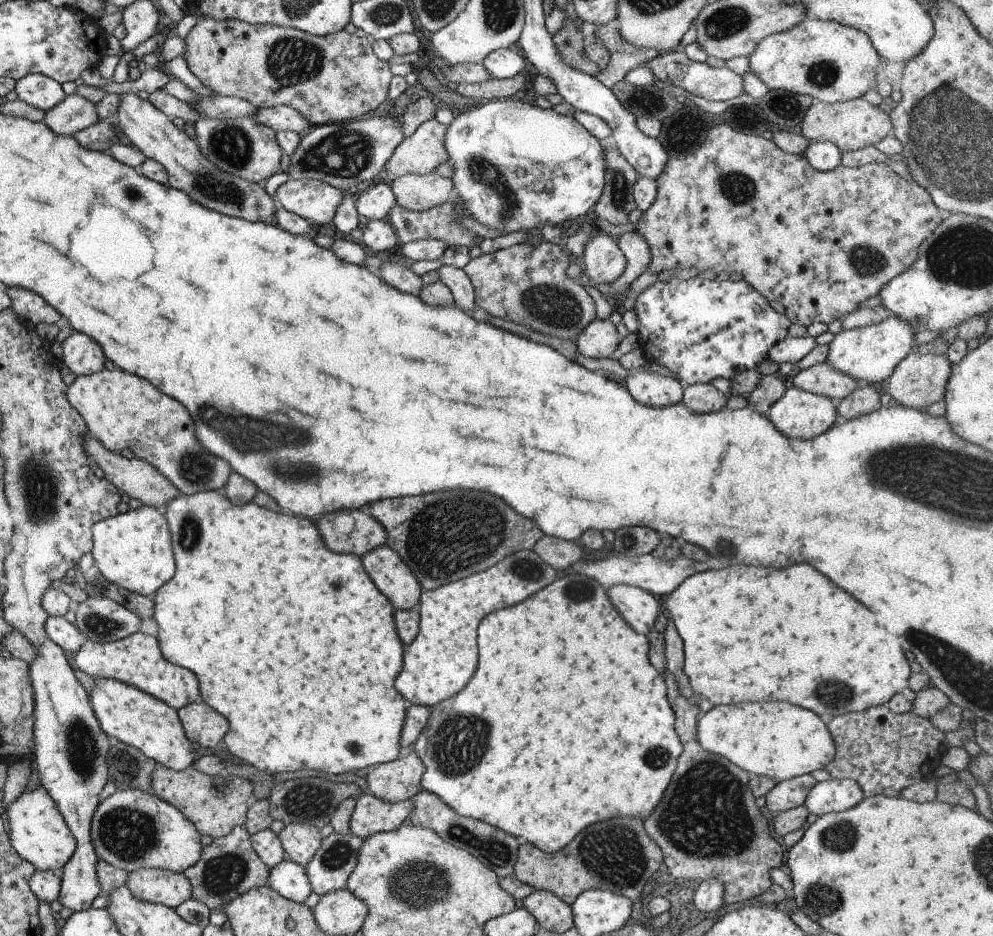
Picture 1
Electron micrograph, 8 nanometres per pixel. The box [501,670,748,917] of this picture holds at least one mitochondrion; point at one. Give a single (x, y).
(614, 855)

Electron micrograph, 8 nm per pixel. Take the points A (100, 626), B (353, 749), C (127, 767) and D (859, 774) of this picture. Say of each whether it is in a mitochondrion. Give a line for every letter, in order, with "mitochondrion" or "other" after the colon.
A: mitochondrion
B: mitochondrion
C: mitochondrion
D: other

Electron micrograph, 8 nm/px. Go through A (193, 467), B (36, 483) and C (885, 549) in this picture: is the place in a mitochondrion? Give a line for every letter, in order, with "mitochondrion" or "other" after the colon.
A: mitochondrion
B: mitochondrion
C: other

